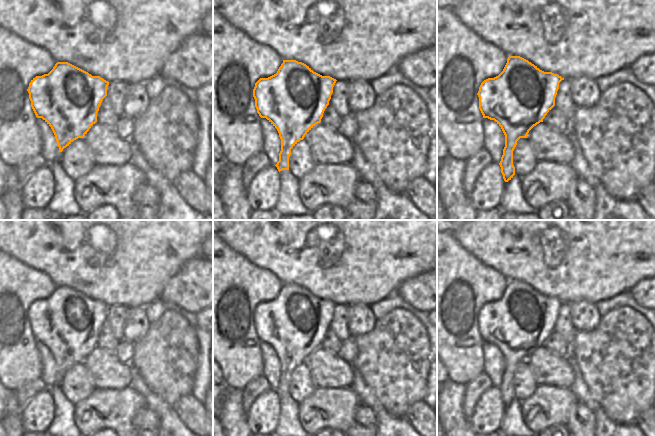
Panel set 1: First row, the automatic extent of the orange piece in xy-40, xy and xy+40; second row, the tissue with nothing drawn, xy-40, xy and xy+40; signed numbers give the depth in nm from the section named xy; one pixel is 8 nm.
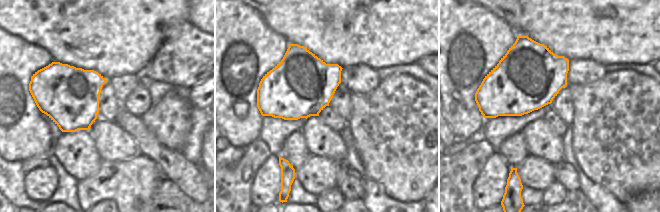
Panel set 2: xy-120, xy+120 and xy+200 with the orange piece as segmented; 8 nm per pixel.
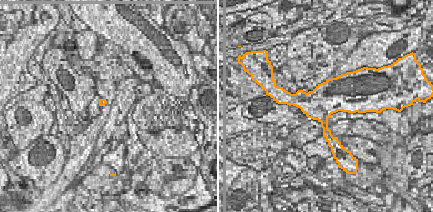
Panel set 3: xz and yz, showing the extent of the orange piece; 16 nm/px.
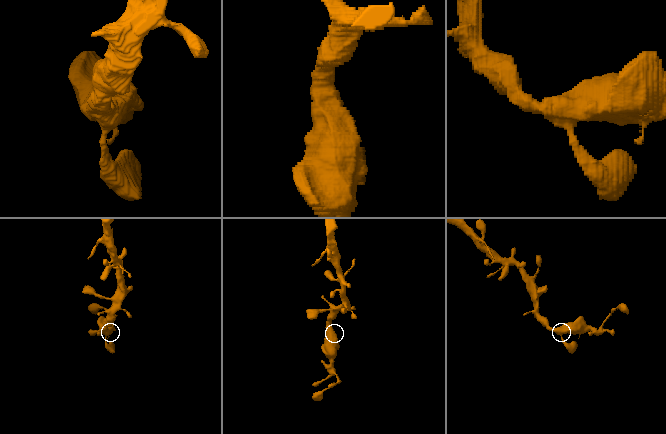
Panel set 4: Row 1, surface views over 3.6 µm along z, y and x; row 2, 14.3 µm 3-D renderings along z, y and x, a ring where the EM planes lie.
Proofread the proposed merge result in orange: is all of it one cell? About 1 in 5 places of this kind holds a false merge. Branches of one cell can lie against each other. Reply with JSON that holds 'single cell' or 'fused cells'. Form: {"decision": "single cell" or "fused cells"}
{"decision": "single cell"}

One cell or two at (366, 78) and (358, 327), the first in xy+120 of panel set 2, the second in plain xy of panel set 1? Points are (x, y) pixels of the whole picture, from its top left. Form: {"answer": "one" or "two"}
{"answer": "one"}

